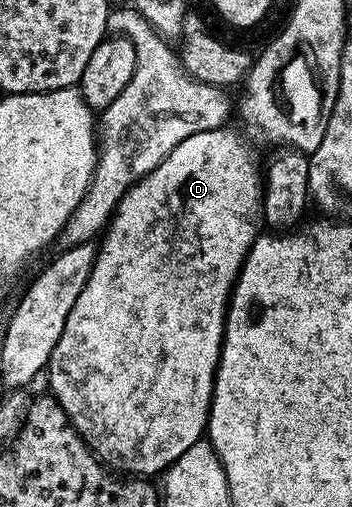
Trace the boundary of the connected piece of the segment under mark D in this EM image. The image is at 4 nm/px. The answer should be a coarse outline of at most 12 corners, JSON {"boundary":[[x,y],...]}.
{"boundary":[[231,126],[126,191],[48,365],[118,474],[203,439],[264,228]]}

